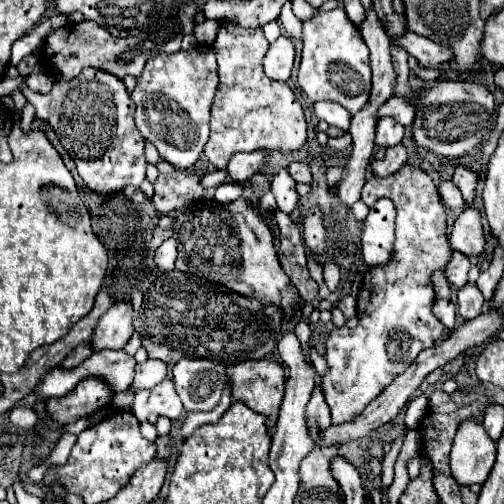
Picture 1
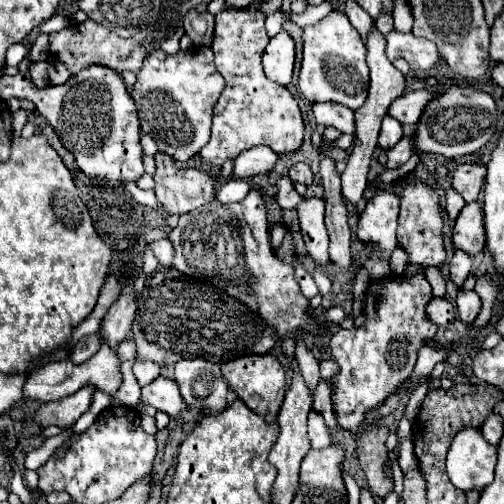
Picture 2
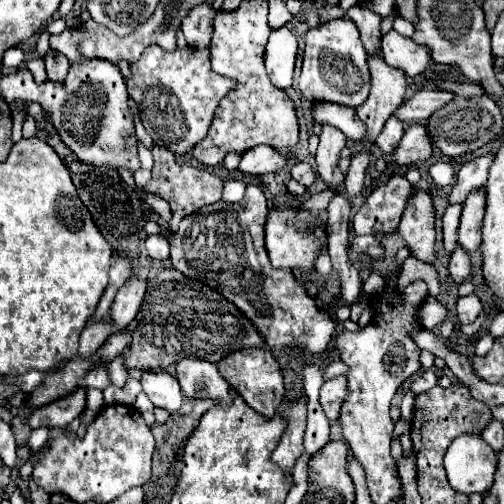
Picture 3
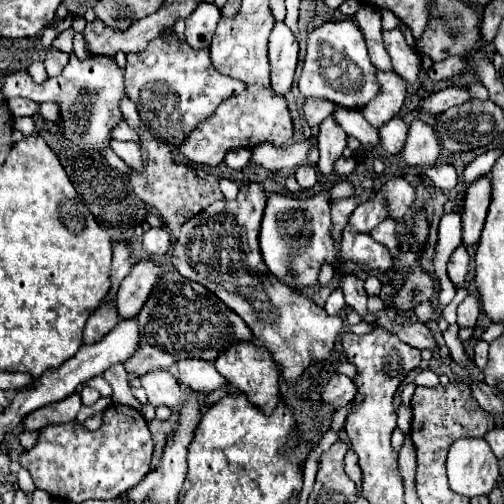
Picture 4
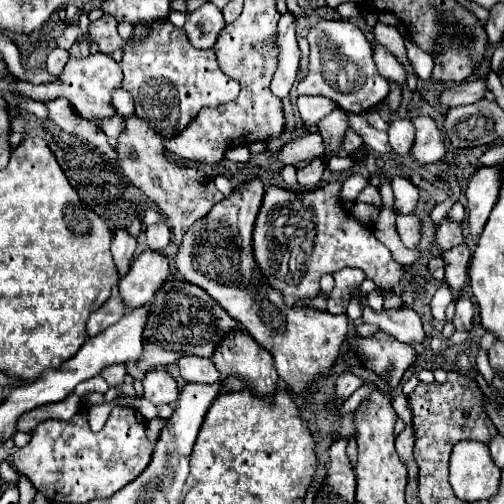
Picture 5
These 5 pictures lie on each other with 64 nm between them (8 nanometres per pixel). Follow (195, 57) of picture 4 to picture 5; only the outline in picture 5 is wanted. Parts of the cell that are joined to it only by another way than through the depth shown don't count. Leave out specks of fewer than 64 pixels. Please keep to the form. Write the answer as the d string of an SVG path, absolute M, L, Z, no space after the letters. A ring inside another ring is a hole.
M168 20L156 22L144 42L126 46L120 66L124 72L122 88L134 98L136 116L168 140L178 136L202 108L230 102L240 92L240 84L218 68L214 50L196 50L184 30L172 26Z

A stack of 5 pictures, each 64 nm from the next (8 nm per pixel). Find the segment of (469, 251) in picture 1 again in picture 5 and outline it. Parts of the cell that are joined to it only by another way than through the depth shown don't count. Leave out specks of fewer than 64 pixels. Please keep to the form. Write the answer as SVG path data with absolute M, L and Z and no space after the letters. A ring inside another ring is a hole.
M478 168L468 182L466 188L466 200L468 200L468 234L478 236L490 216L492 206L496 204L500 190L500 168Z

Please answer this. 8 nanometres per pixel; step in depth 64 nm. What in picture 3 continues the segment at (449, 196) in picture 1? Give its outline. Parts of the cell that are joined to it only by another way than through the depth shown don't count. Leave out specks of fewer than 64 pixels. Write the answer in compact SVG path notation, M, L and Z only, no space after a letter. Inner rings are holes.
M450 204L444 212L442 218L442 228L444 228L444 248L452 252L456 248L456 232L458 232L458 220L460 220L462 204Z

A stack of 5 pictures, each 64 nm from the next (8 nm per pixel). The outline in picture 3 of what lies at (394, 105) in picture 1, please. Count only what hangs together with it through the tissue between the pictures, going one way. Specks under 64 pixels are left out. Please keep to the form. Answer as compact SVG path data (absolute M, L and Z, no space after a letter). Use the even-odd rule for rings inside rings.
M434 86L418 90L412 98L404 100L404 104L400 104L400 108L396 108L394 116L402 122L410 122L416 124L420 120L426 120L434 110L442 108L454 94L446 92L446 90L438 90Z

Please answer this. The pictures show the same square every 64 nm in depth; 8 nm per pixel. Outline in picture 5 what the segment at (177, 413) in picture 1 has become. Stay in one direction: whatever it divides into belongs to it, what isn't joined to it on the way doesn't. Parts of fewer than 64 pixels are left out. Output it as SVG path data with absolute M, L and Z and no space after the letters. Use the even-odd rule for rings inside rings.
M164 368L158 370L150 370L146 374L146 378L142 380L144 384L144 398L150 400L152 404L174 404L178 400L178 384L176 380L170 376L170 372L166 372Z

